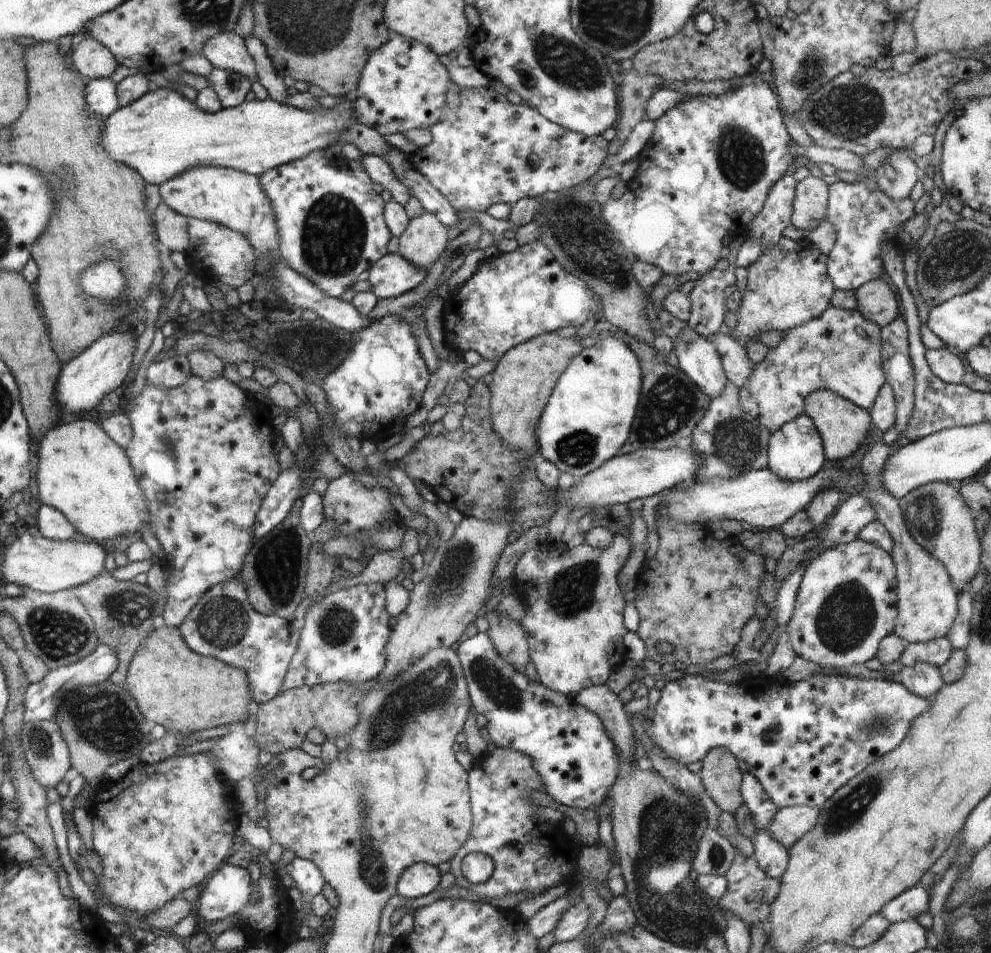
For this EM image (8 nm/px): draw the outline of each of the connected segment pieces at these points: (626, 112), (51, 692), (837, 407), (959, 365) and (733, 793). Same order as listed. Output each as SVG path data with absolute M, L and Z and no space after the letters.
M632 69L625 72L622 76L623 90L619 104L617 134L616 138L609 142L608 155L618 152L633 128L643 120L646 102L666 85L666 82L658 76L640 77Z
M100 645L95 651L92 651L86 658L79 660L68 666L59 669L48 670L40 682L28 685L24 699L24 723L33 723L46 719L54 719L57 710L63 702L63 696L74 689L82 688L88 685L97 685L108 680L108 677L118 668L119 658L113 648L106 645Z
M826 389L810 392L804 399L803 412L814 421L820 433L826 460L838 460L850 456L862 444L871 425L869 411Z
M944 346L940 349L926 349L925 357L931 371L940 380L955 385L962 384L962 376L966 374L966 370L957 352Z
M720 746L711 748L701 761L702 768L698 775L706 792L722 811L734 814L743 803L740 790L743 772L738 767L737 758L727 748Z

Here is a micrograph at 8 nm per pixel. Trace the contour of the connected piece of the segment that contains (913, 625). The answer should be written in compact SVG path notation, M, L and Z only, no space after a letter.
M881 438L874 439L874 442L869 445L868 451L862 458L860 468L860 472L862 472L861 475L865 478L865 490L858 494L866 495L871 500L872 506L875 508L877 514L876 520L880 521L886 527L886 530L888 530L894 541L891 557L896 567L898 607L894 633L906 642L906 644L925 643L940 637L946 637L948 632L950 632L958 610L958 592L953 585L946 567L935 556L932 556L927 550L924 550L908 532L904 524L904 517L900 510L899 501L882 490L881 472L884 463L887 462L887 458L892 453L892 449L893 448L886 445Z

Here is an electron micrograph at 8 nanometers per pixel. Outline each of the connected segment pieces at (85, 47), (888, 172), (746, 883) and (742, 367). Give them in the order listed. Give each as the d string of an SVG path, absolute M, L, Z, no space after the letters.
M89 34L76 46L72 58L76 70L90 79L109 77L118 66L111 49Z
M896 149L874 172L880 188L894 200L908 198L918 182L918 168L906 149Z
M736 847L735 857L730 868L725 874L727 880L726 892L719 898L719 907L730 913L731 916L741 918L748 926L759 922L767 924L771 911L771 902L778 896L781 881L769 877L759 866L754 855L743 855L743 852Z
M716 332L710 342L718 351L725 375L736 388L743 389L749 384L754 365L748 358L747 350L730 334L723 335Z

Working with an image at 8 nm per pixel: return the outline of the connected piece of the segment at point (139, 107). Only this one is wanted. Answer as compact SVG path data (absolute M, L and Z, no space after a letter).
M159 88L144 93L138 100L126 106L120 106L118 111L110 115L103 124L101 145L115 161L136 169L150 184L161 185L173 176L187 171L187 168L200 165L236 169L262 176L266 171L282 167L283 164L291 163L316 149L325 151L339 140L339 136L349 124L356 121L355 115L351 112L355 99L351 102L349 97L350 95L344 96L340 104L334 104L335 99L327 101L329 114L328 110L325 114L320 114L297 109L288 104L281 105L270 98L248 101L234 108L222 107L218 112L209 113L194 101L189 101L179 90Z

